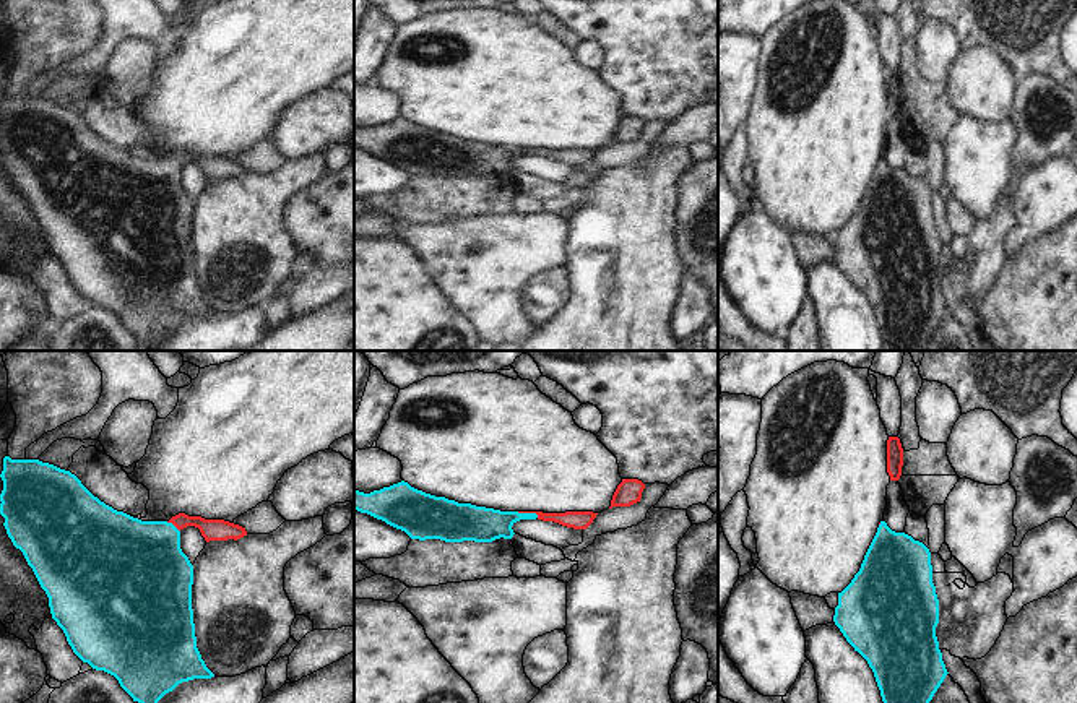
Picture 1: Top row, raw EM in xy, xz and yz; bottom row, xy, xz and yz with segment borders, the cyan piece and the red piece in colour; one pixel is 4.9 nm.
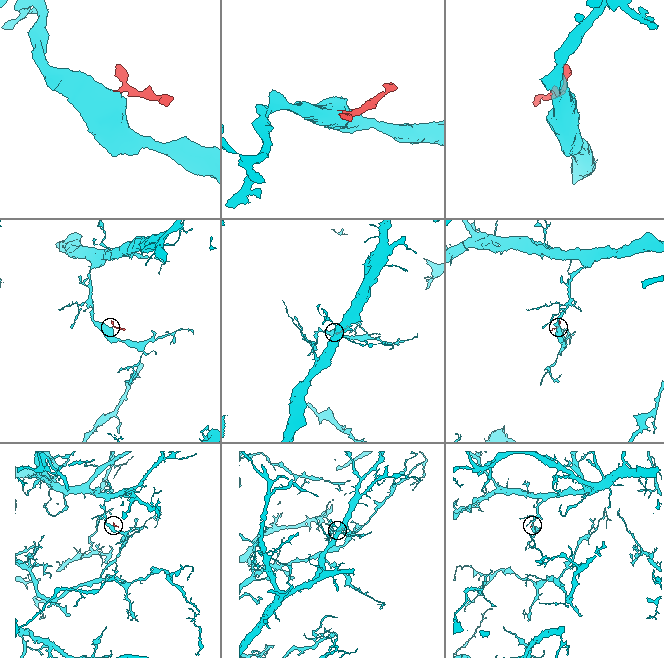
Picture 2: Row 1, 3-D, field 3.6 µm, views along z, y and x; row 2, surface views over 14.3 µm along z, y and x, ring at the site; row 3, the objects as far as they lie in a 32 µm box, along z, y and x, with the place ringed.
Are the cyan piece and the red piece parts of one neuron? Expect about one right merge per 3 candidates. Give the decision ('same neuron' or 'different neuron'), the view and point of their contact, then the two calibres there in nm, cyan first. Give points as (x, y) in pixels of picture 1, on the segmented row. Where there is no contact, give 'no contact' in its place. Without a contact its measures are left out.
same neuron; meets cyan in xz at (528, 513); 180 nm thick on the cyan side, 90 nm on the other

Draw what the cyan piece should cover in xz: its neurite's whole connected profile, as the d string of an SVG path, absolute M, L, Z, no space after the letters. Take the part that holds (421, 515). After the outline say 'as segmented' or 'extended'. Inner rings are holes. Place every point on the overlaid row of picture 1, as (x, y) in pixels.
M404 481L370 494L354 490L354 510L404 531L411 539L445 542L512 539L515 534L512 526L517 521L536 518L586 529L598 515L593 511L500 511L435 497Z | extended

